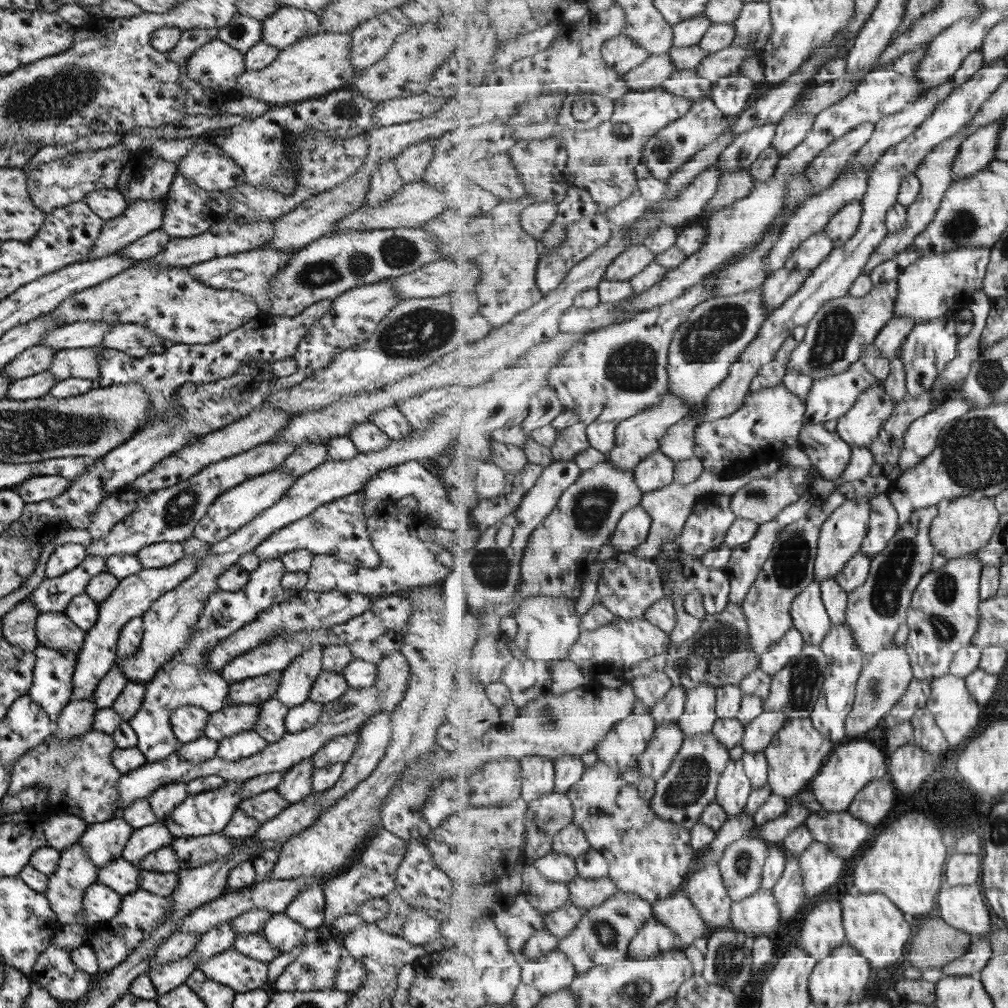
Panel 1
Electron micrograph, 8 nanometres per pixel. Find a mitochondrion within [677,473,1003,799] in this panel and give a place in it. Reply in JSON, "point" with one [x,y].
{"point":[892,573]}

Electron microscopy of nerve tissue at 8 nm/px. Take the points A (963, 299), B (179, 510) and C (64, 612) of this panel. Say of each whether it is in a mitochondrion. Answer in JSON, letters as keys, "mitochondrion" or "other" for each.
{"A":"other","B":"mitochondrion","C":"other"}

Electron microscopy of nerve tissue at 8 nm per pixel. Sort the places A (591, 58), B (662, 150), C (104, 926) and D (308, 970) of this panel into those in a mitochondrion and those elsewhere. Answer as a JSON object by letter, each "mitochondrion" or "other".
{"A":"other","B":"mitochondrion","C":"other","D":"mitochondrion"}

